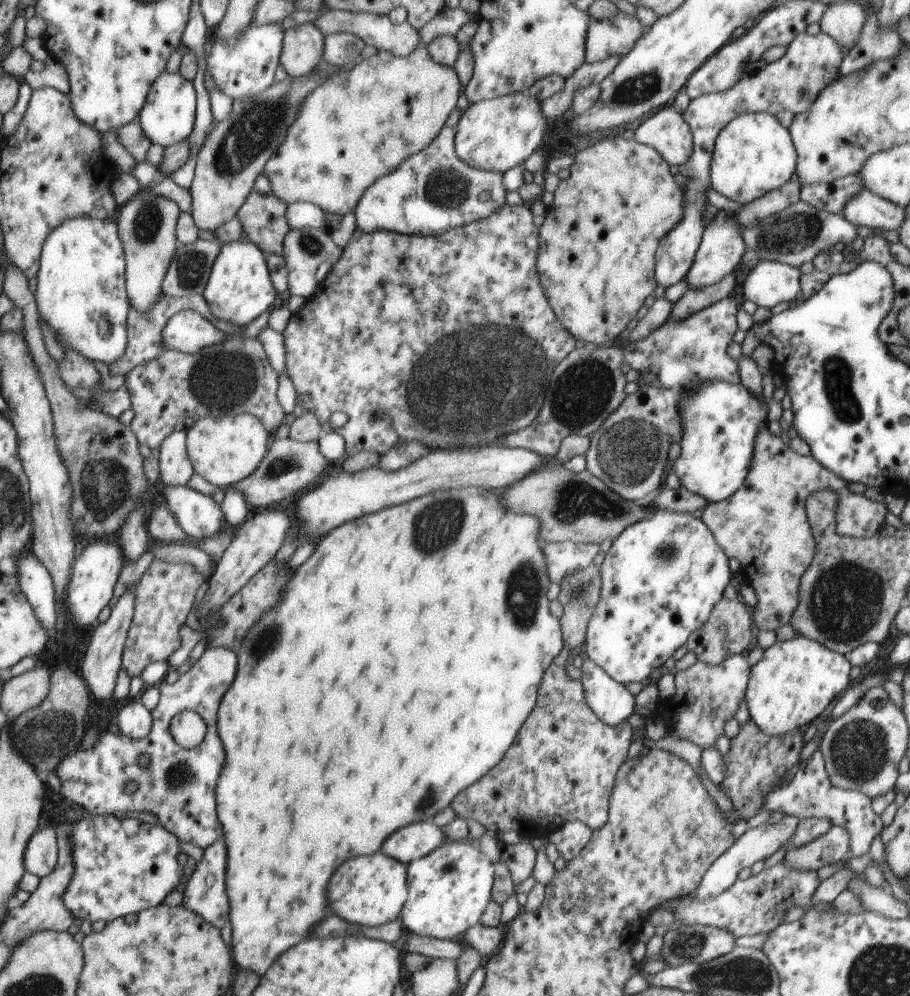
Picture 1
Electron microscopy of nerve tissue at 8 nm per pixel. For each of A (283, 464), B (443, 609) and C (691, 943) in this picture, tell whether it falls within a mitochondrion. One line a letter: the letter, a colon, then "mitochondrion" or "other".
A: mitochondrion
B: other
C: mitochondrion

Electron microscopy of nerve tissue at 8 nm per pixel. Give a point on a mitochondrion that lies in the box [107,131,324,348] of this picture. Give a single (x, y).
(146, 225)

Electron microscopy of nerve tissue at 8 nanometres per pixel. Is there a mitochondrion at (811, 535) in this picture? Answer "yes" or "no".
no

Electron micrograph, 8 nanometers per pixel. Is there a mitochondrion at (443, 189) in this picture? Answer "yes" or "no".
yes

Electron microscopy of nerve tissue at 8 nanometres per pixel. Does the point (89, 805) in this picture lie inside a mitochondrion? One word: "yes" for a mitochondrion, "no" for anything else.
no

